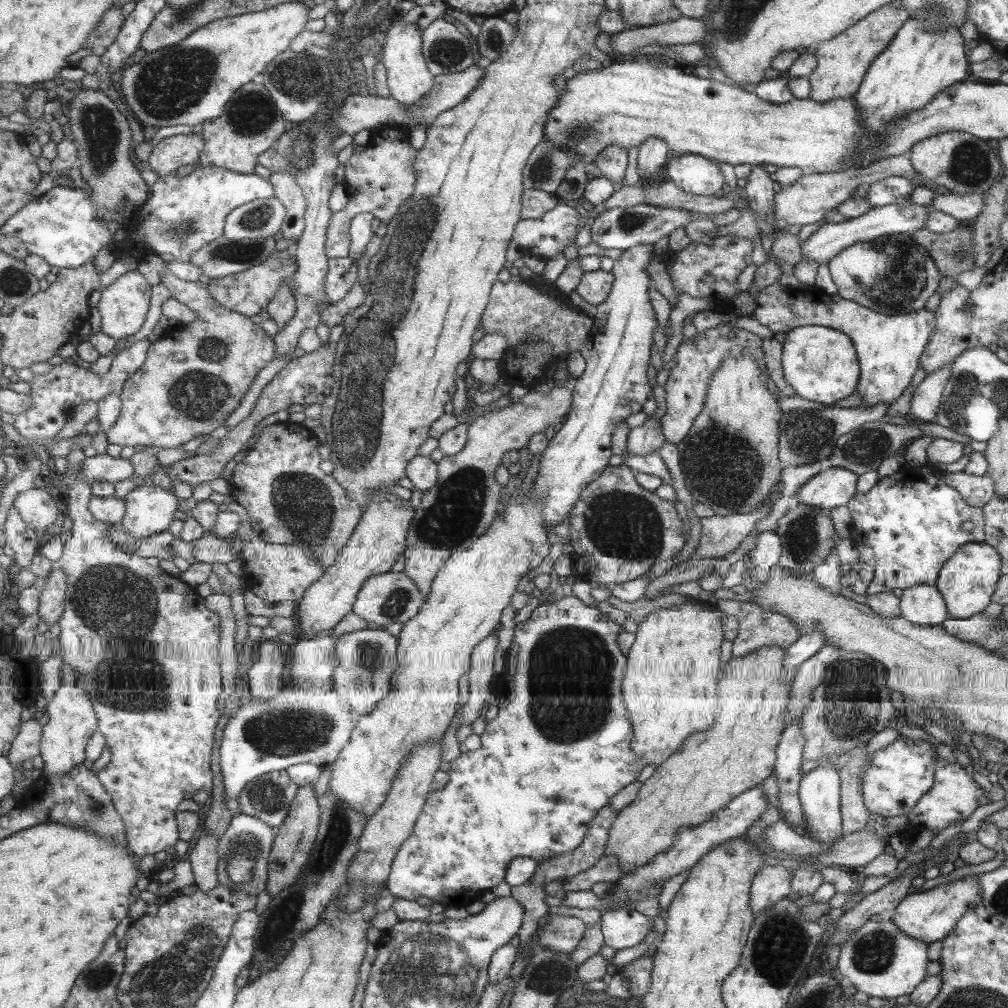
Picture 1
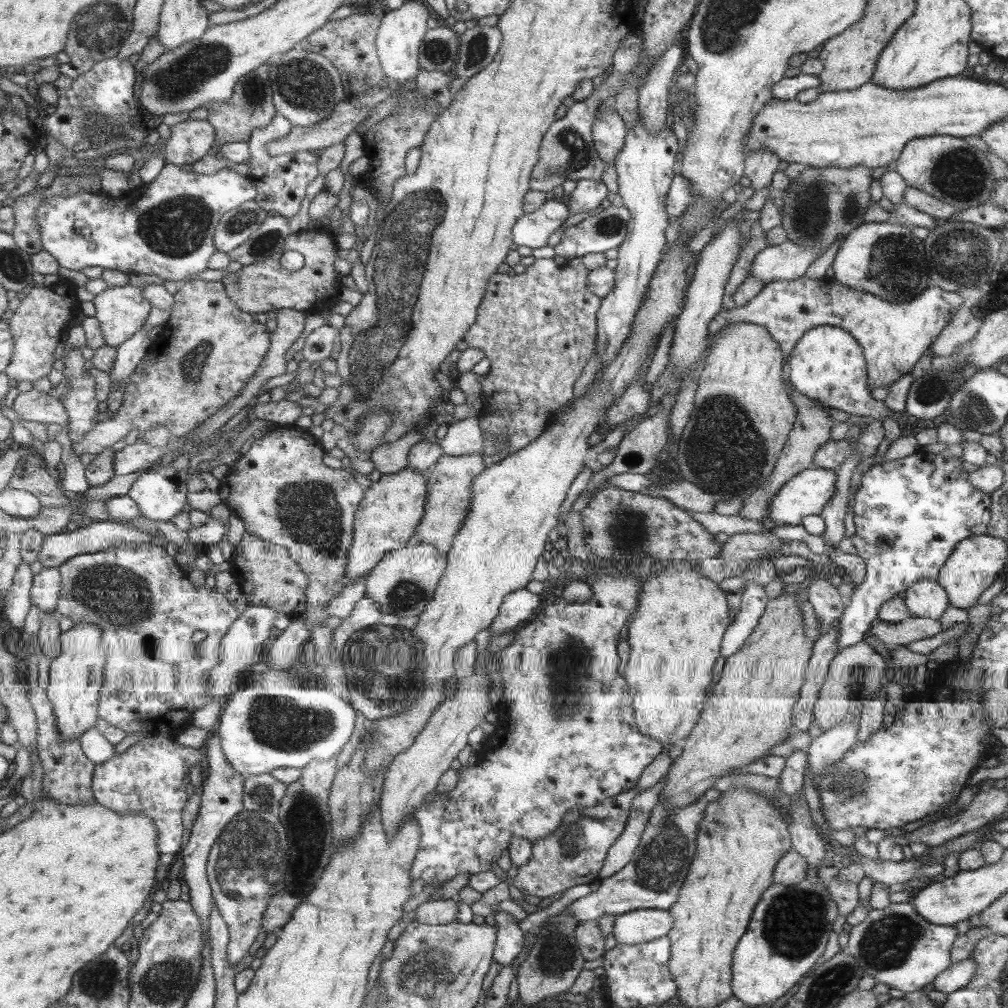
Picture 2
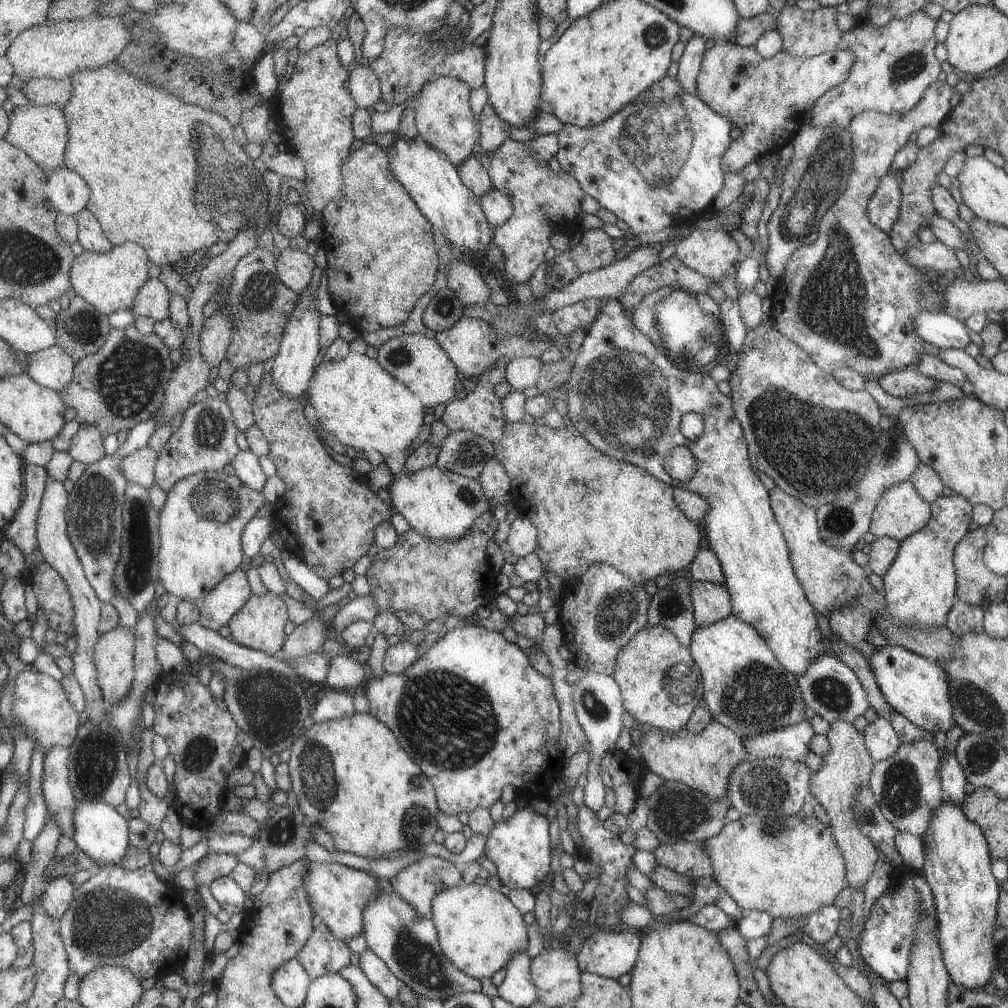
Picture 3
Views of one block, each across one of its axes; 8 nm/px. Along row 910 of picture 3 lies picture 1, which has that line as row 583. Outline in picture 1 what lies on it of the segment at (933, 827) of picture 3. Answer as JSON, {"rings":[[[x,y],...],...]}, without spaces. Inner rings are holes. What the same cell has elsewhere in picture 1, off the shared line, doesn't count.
{"rings":[[[985,542],[965,543],[943,564],[934,585],[945,601],[948,617],[969,618],[981,613],[989,604],[989,598],[996,590],[997,578],[1000,578],[999,555]]]}

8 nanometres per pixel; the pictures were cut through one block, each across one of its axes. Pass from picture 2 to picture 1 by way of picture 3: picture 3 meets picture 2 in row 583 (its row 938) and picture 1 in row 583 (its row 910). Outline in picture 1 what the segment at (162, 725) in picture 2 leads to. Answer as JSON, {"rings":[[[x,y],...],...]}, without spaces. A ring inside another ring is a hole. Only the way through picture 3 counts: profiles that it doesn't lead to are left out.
{"rings":[[[76,445],[65,457],[68,462],[66,478],[68,478],[70,488],[67,494],[67,510],[68,516],[73,520],[73,527],[71,529],[72,537],[63,544],[63,555],[58,561],[58,566],[63,568],[68,576],[66,610],[59,623],[61,655],[65,665],[73,666],[78,670],[77,674],[81,678],[79,688],[89,692],[89,698],[95,705],[100,720],[98,730],[106,736],[107,747],[112,755],[107,767],[97,773],[125,821],[126,846],[134,855],[141,857],[144,854],[155,854],[169,846],[175,846],[175,842],[179,838],[179,829],[175,826],[173,816],[175,816],[177,804],[183,800],[185,790],[190,792],[191,796],[197,789],[203,789],[206,792],[210,790],[209,760],[211,758],[209,756],[211,756],[211,748],[213,748],[213,728],[219,718],[219,712],[215,710],[215,702],[217,702],[219,692],[222,691],[219,671],[220,618],[205,608],[205,596],[201,596],[201,592],[197,592],[197,587],[194,584],[182,581],[179,575],[171,576],[169,572],[165,572],[165,568],[161,568],[161,560],[157,557],[141,557],[127,553],[123,546],[110,539],[113,524],[103,523],[90,511],[90,502],[93,500],[94,494],[92,486],[86,483],[87,479],[83,474],[84,462],[87,457],[84,448]]]}

